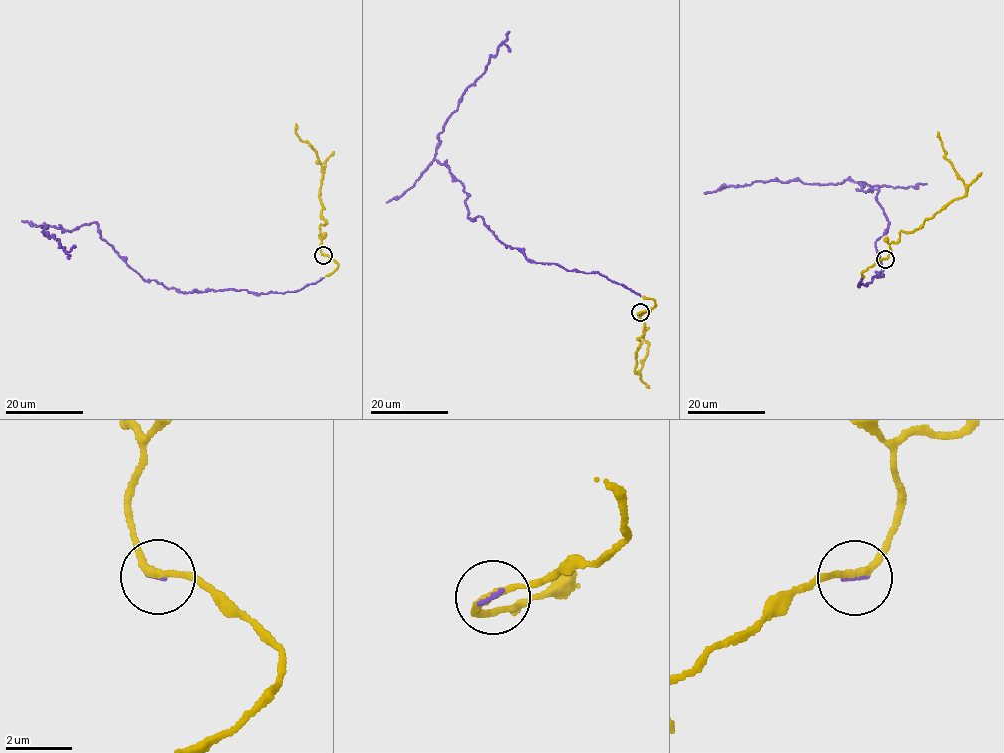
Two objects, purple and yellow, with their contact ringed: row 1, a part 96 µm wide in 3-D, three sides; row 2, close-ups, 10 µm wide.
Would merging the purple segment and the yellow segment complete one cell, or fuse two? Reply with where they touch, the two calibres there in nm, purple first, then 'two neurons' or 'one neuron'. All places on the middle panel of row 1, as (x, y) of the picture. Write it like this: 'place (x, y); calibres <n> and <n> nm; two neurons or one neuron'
place (640, 312); calibres 90 and 200 nm; one neuron

